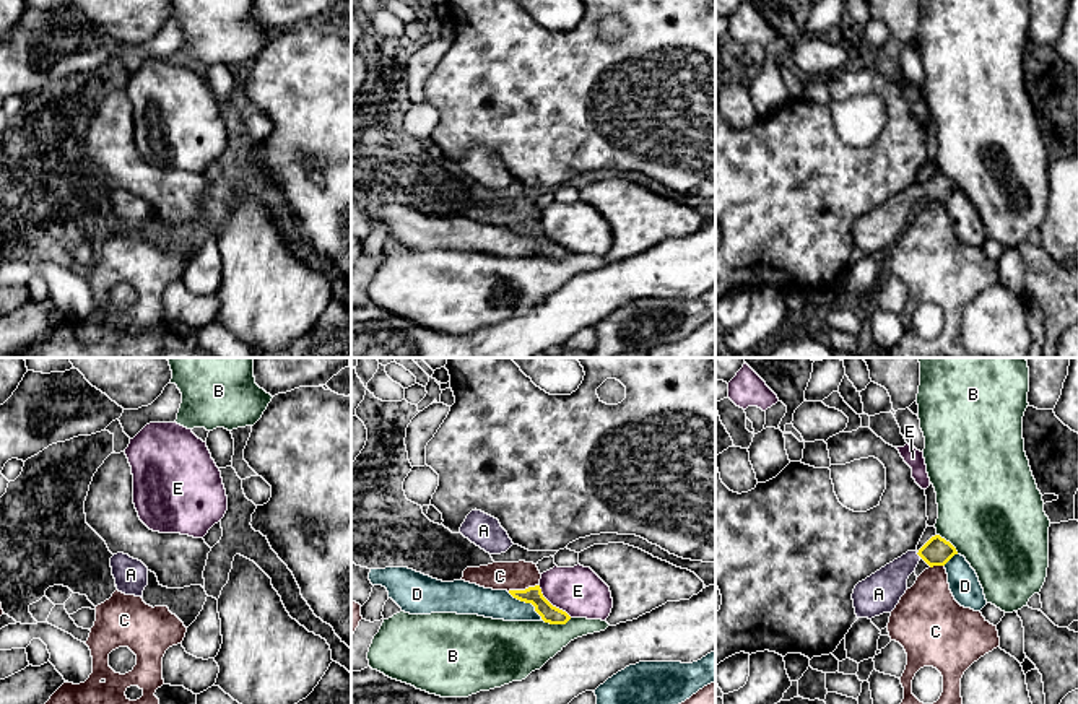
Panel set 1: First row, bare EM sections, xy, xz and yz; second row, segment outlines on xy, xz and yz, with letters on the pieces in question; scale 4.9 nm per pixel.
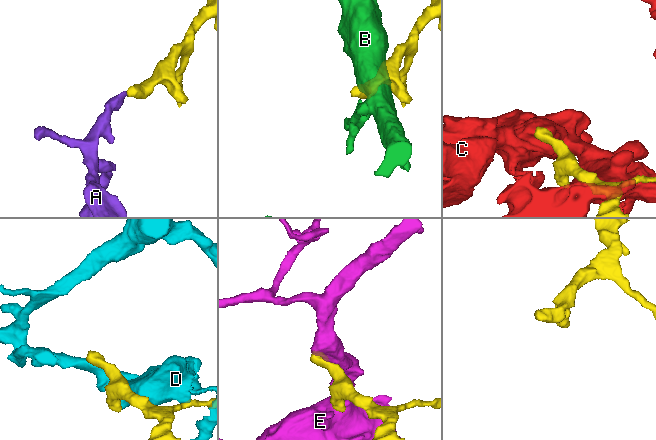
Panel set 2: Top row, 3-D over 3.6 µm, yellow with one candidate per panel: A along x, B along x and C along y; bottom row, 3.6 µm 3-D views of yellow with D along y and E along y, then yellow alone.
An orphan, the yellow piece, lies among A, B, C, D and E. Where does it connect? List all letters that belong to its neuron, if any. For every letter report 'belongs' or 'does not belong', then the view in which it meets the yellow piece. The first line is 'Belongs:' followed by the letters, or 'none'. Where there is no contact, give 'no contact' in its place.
Belongs: A
A: belongs | yz
B: does not belong | xz
C: does not belong | xz
D: does not belong | xz
E: does not belong | xz

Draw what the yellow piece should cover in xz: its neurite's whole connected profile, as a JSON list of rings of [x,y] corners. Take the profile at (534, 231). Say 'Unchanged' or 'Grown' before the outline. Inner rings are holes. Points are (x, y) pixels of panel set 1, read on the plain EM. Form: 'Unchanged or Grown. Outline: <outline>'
Unchanged. Outline: [[[540,221],[528,223],[525,226],[509,226],[509,229],[520,237],[532,239],[545,259],[566,260],[571,255],[566,247],[553,242],[543,232]]]

